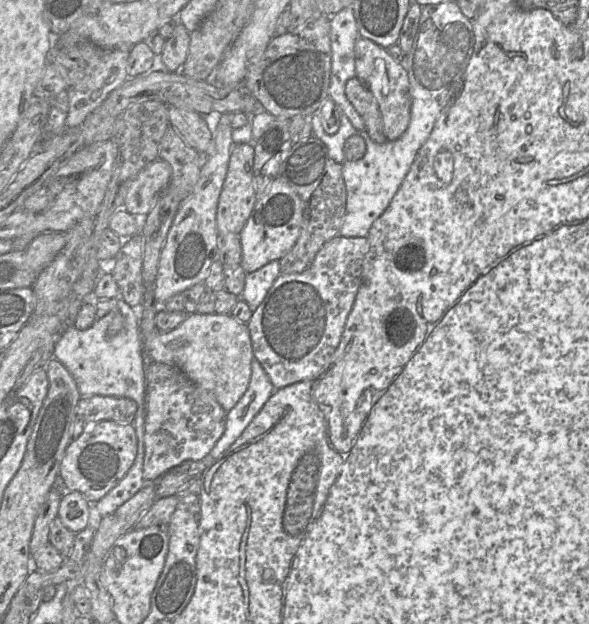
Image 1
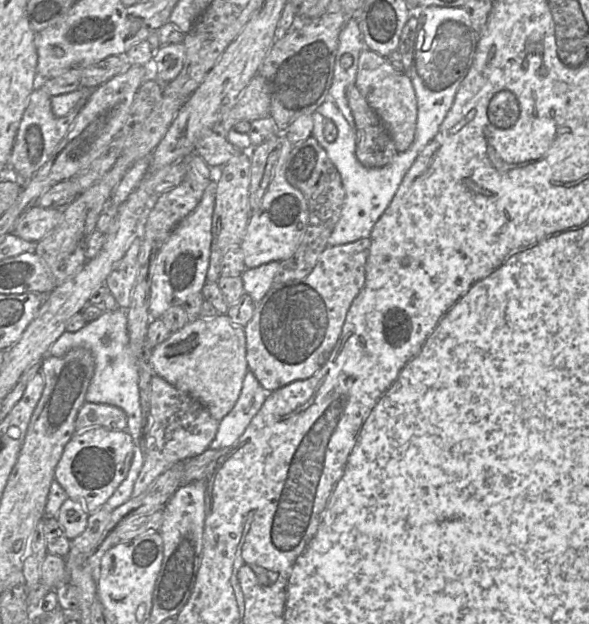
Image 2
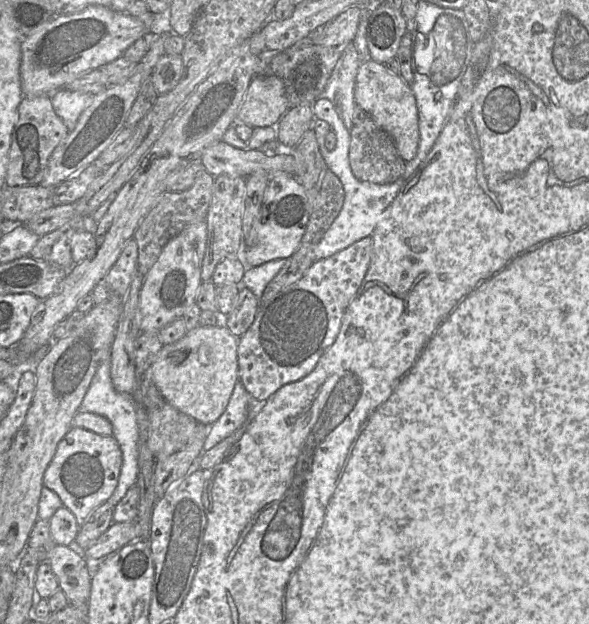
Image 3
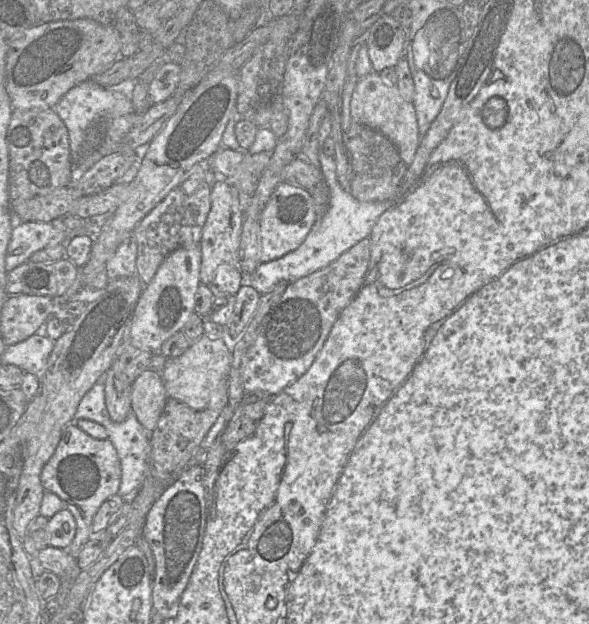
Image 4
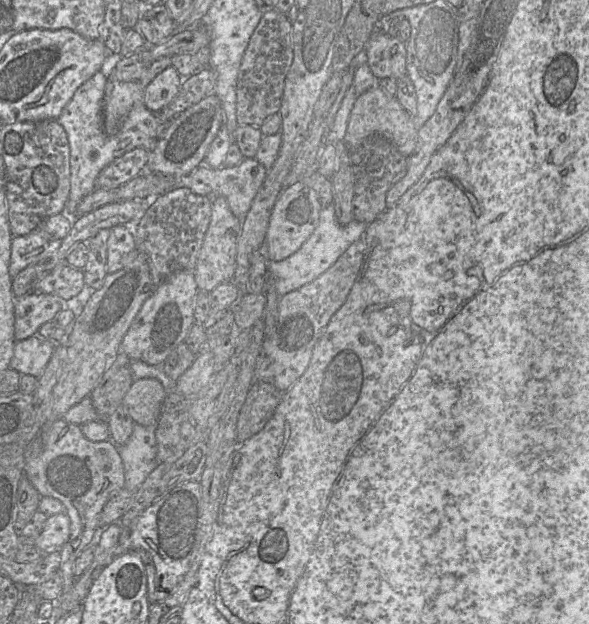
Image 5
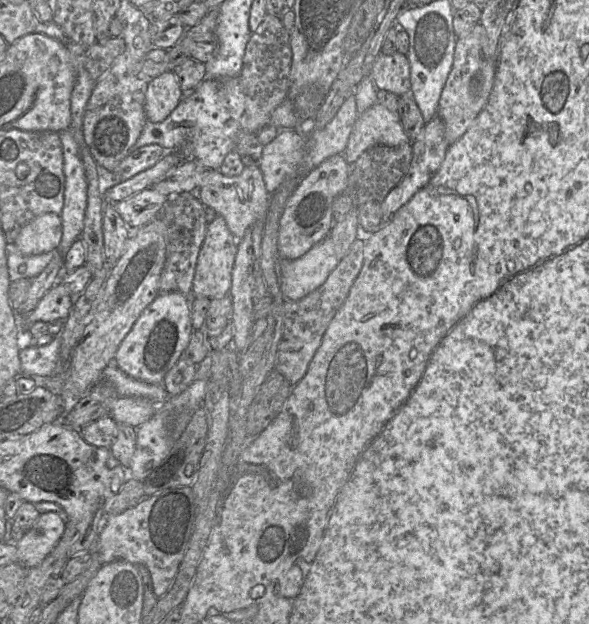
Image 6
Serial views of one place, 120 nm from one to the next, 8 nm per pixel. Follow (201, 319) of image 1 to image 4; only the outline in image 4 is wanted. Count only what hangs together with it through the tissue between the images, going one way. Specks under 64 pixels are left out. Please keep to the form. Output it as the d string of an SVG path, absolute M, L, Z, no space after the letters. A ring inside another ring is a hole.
M202 335L181 356L166 359L161 377L168 397L196 411L205 409L223 411L228 404L229 372L232 360L231 343Z

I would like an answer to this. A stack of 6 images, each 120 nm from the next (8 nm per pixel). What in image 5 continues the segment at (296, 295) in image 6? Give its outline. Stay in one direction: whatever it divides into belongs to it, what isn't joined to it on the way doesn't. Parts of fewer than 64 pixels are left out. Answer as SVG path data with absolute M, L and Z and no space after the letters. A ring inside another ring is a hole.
M334 205L323 207L316 229L300 249L282 261L269 262L268 285L272 285L280 296L284 296L311 283L325 273L351 244L364 236L366 228L365 223L356 219L341 226L337 222Z

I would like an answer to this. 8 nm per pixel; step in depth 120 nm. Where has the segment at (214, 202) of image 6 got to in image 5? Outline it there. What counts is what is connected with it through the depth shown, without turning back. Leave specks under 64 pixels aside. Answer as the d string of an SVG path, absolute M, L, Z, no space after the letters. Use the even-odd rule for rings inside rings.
M244 158L240 164L234 167L223 166L218 169L200 165L195 171L183 182L190 190L201 196L217 194L225 197L232 213L240 221L243 221L248 213L252 202L263 184L268 170L259 163L256 158Z

